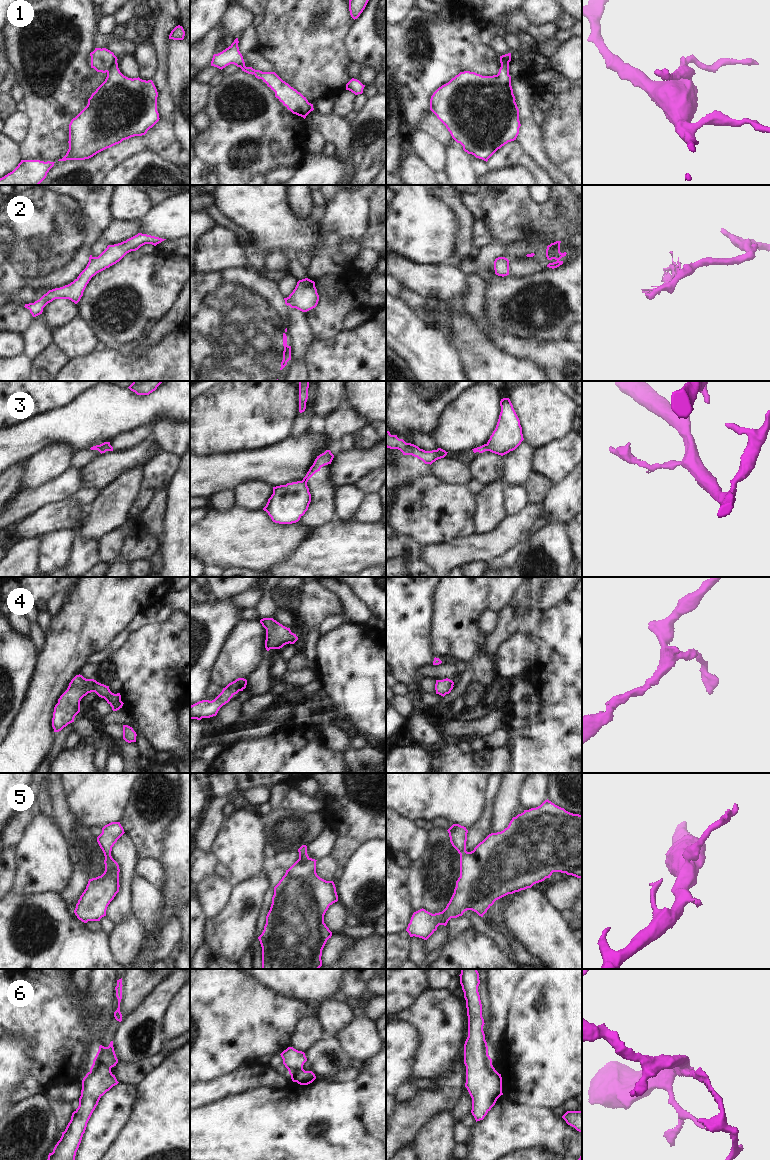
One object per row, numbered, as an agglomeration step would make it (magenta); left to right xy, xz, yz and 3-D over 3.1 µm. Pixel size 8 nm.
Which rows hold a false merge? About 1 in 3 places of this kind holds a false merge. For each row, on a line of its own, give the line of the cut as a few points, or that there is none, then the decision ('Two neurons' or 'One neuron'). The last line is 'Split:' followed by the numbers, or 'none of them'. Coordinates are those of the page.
1: Split along xy (116, 61), (107, 72). Two neurons
2: Split along xz (285, 298), (289, 304). Two neurons
3: Split along yz (486, 444), (488, 450). Two neurons
4: No split. One neuron
5: No split. One neuron
6: Split along xy (94, 1059), (110, 1069). Two neurons
Split: 1, 2, 3, 6

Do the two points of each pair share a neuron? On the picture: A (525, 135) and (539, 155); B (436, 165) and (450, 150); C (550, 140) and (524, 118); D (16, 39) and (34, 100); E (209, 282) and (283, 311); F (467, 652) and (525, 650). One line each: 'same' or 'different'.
A: same
B: different
C: different
D: same
E: same
F: different

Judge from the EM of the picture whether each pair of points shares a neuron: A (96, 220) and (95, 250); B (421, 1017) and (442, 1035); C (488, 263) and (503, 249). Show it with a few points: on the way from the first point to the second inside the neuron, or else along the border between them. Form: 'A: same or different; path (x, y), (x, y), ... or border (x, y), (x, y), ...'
A: different; border (99, 239), (90, 247), (92, 257)
B: same; path (426, 1019), (437, 1030)
C: same; path (489, 259), (499, 250)

